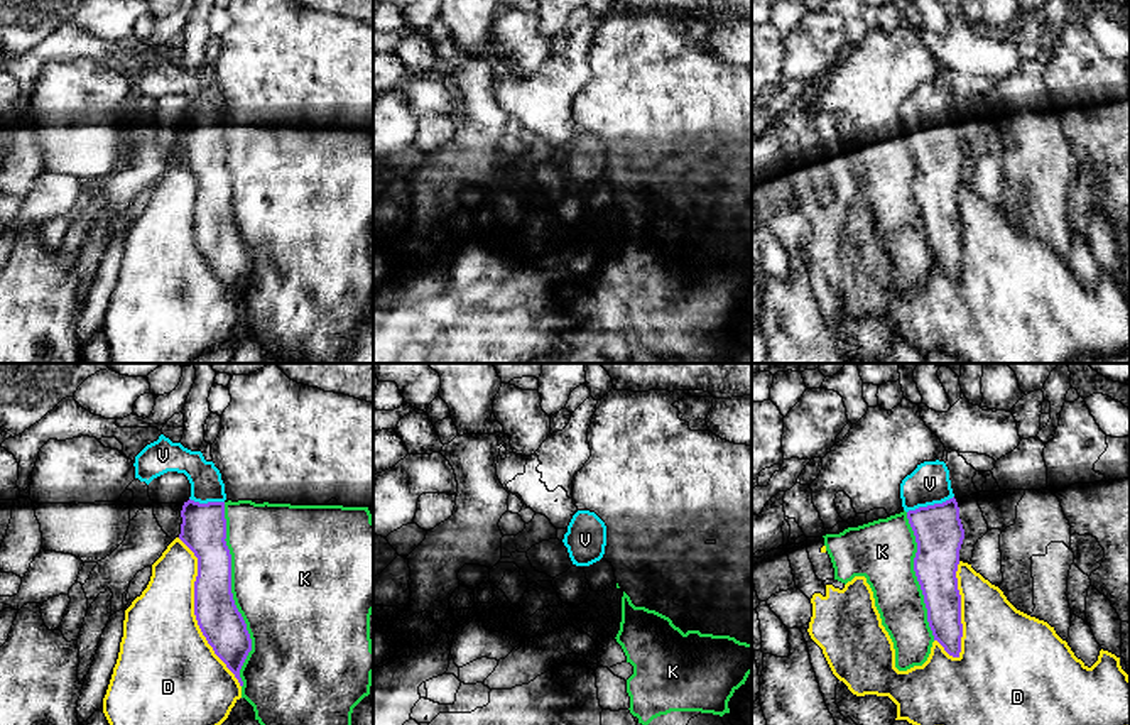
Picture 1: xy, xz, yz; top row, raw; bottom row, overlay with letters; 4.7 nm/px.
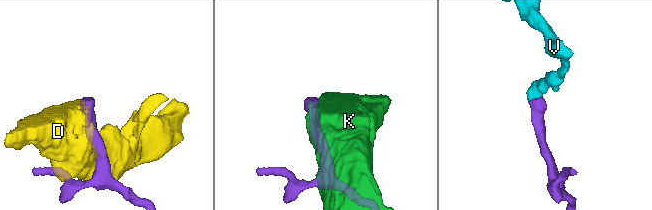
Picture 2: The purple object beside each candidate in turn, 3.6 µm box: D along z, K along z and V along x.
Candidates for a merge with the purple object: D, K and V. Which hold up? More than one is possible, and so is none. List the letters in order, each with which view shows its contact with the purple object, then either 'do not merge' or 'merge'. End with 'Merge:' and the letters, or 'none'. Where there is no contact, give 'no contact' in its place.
D: xy | do not merge
K: xy | do not merge
V: yz | merge
Merge: V

